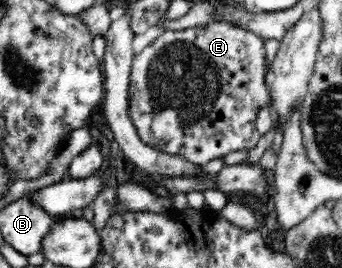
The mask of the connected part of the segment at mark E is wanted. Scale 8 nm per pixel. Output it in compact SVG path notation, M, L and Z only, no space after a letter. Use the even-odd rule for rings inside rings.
M216 22L203 28L165 30L142 51L134 54L128 104L129 115L140 140L153 149L180 155L199 166L212 159L222 159L234 151L257 147L262 135L256 129L256 117L260 107L270 103L263 41L264 38L252 30Z

